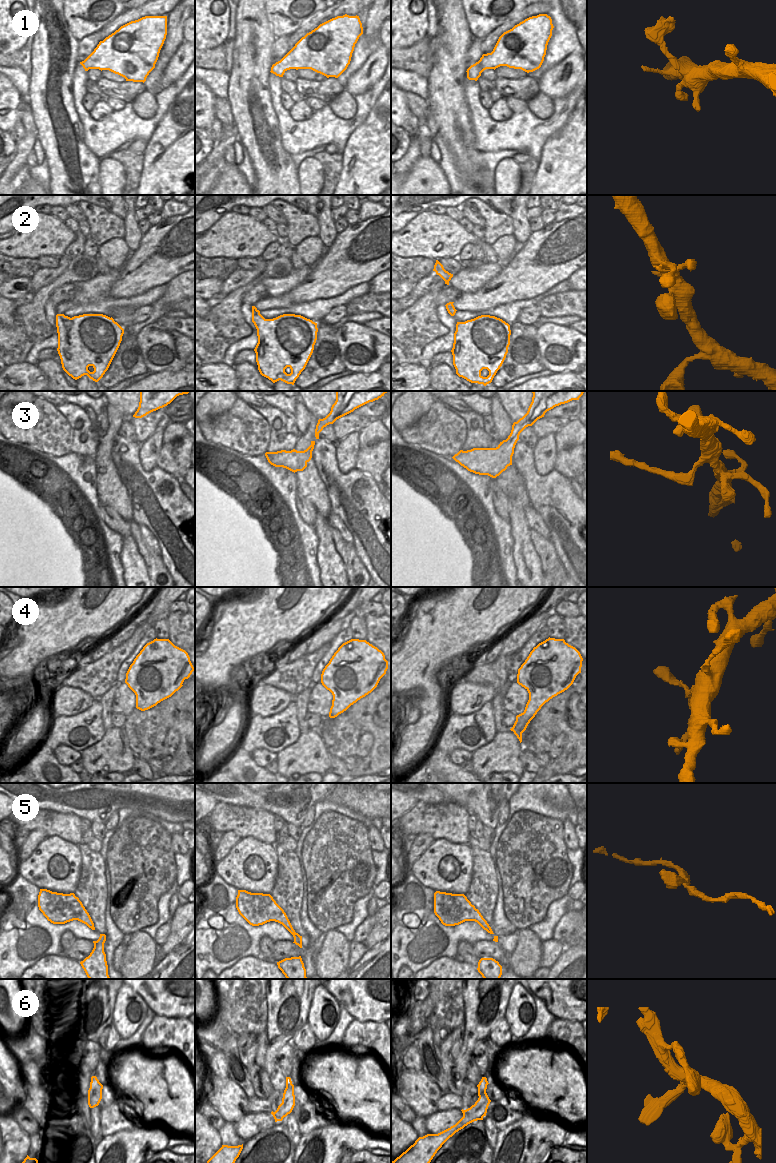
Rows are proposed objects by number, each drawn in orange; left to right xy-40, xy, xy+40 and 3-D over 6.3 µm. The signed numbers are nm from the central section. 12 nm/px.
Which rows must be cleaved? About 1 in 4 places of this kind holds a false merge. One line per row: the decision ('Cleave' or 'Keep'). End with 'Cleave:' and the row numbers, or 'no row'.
1: Keep
2: Keep
3: Cleave
4: Cleave
5: Keep
6: Keep
Cleave: 3, 4.

